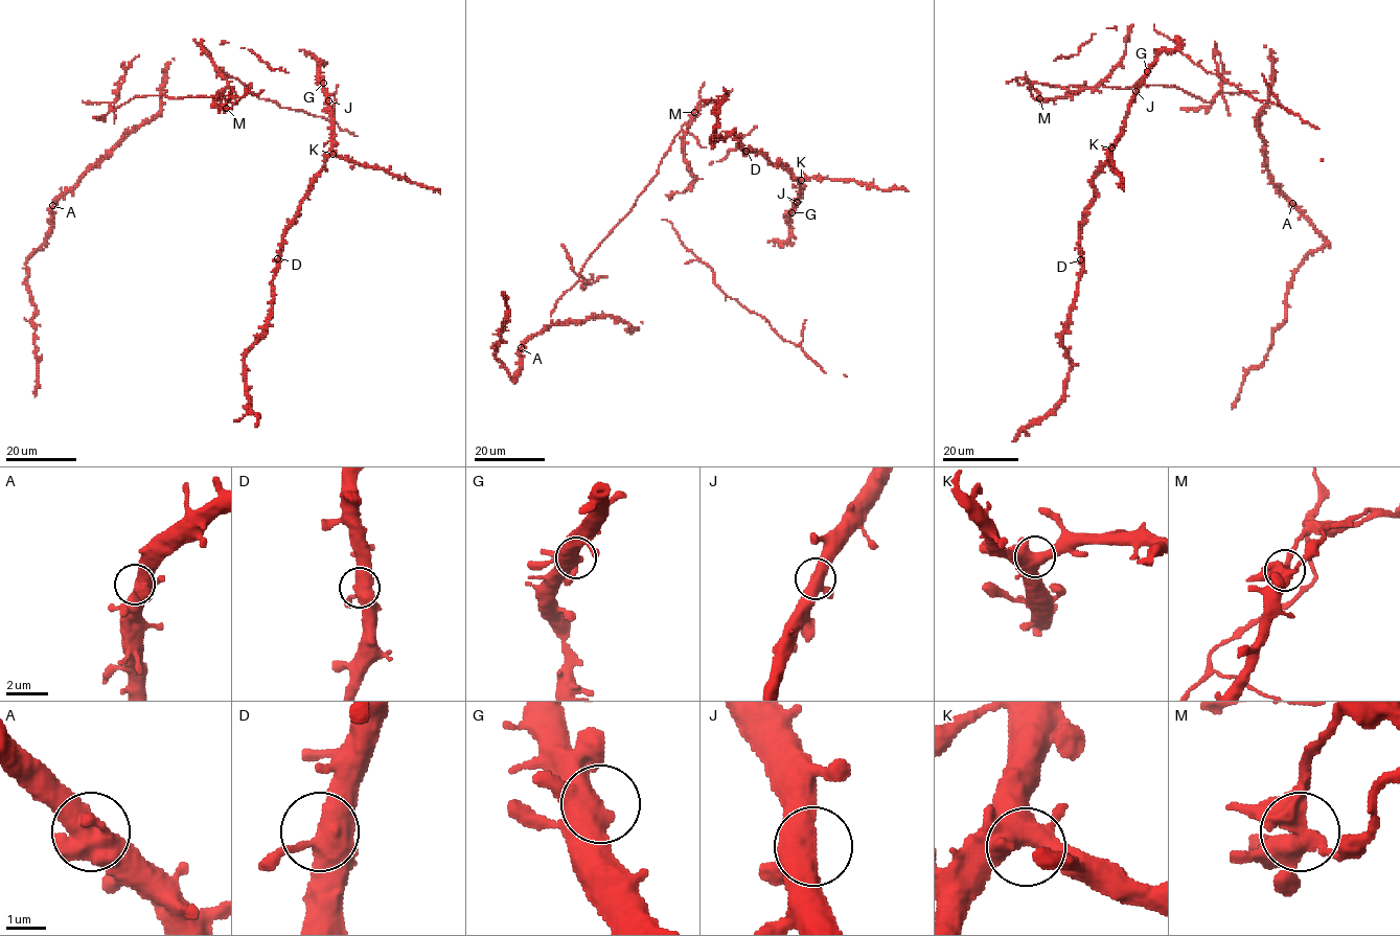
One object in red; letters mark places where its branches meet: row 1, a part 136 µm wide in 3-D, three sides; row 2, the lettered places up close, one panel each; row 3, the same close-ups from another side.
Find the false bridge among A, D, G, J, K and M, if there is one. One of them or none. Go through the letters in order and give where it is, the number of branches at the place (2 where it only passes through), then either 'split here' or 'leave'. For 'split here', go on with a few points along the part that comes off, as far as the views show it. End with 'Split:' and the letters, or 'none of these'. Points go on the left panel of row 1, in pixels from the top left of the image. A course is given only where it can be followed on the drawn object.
A: (52, 205) | 3 | leave
D: (277, 258) | 3 | leave
G: (323, 83) | 3 | leave
J: (328, 100) | 3 | leave
K: (333, 154) | 5 | leave
M: (226, 108) | 4 | split here | (226, 107), (230, 93), (178, 98), (136, 95), (113, 111), (118, 82), (139, 55)
Split: M

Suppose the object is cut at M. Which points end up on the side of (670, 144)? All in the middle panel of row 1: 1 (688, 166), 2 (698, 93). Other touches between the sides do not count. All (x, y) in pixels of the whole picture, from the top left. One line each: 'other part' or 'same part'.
1: other part
2: same part

